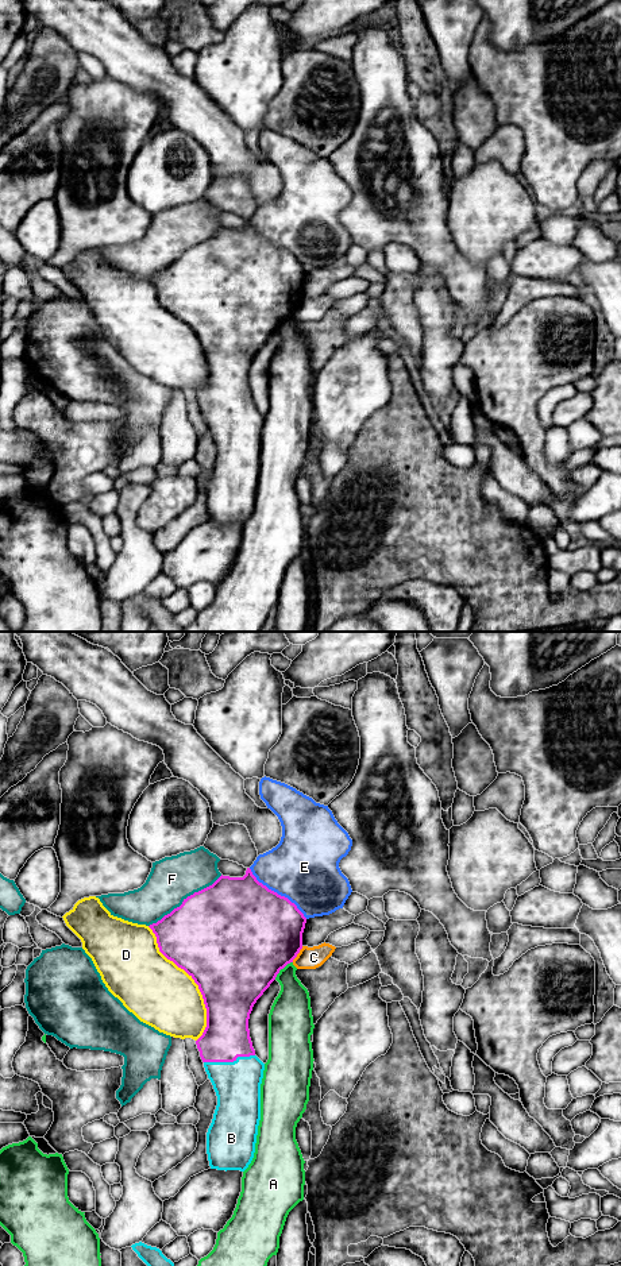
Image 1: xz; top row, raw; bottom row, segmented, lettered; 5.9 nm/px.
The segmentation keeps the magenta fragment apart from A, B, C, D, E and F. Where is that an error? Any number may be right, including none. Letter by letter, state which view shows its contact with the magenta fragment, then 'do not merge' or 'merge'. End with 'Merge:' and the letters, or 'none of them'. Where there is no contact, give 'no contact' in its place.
A: xz | do not merge
B: xz | merge
C: xz | do not merge
D: xz | do not merge
E: xz | do not merge
F: xz | do not merge
Merge: B

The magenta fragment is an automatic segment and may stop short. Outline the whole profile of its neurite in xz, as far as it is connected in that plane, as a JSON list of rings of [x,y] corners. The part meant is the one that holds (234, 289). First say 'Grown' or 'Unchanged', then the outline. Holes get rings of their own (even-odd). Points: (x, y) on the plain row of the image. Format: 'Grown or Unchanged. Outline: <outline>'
Grown. Outline: [[[247,220],[243,229],[221,227],[212,238],[188,248],[180,259],[148,278],[157,289],[159,304],[184,321],[198,337],[207,360],[207,379],[196,397],[217,448],[217,458],[207,485],[211,521],[244,524],[254,510],[265,416],[255,408],[248,371],[256,352],[275,332],[279,323],[293,314],[302,301],[305,275],[306,270],[294,255],[259,235]]]

